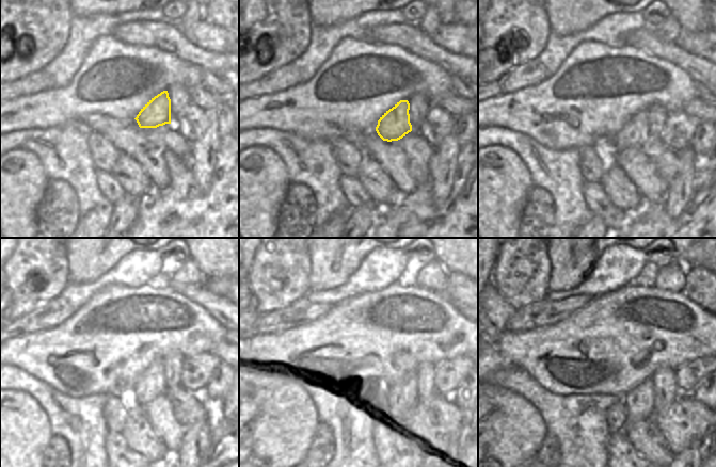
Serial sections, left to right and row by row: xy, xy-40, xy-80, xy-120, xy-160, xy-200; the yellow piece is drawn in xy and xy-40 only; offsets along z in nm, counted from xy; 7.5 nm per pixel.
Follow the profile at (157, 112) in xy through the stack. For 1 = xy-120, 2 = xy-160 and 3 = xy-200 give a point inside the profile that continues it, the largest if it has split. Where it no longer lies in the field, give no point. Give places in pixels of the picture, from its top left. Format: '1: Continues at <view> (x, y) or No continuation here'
1: Continues at xy-120 (150, 383)
2: Continues at xy-160 (376, 406)
3: Continues at xy-200 (616, 416).

